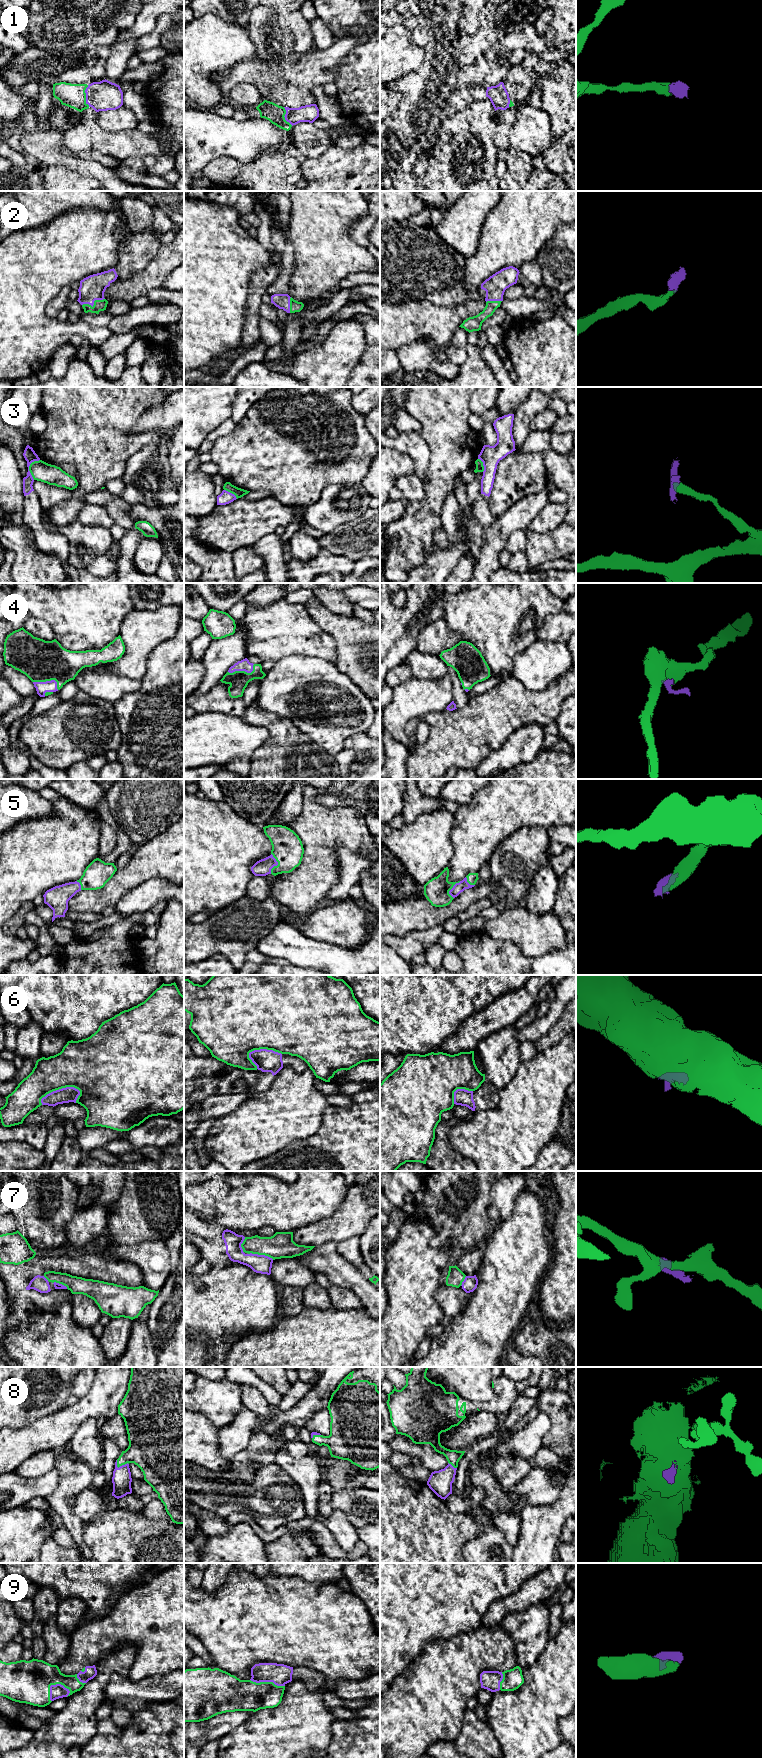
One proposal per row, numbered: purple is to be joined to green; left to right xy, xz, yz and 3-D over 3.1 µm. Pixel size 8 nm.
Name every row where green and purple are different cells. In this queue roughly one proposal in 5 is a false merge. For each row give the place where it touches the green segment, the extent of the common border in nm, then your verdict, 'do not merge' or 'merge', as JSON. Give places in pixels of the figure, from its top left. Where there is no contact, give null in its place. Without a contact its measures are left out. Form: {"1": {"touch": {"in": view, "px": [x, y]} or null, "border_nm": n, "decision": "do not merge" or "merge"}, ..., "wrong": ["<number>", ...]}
{"1": {"touch": {"in": "xy", "px": [85, 96]}, "border_nm": 180, "decision": "merge"}, "2": {"touch": {"in": "xy", "px": [94, 303]}, "border_nm": 190, "decision": "merge"}, "3": {"touch": {"in": "xy", "px": [29, 467]}, "border_nm": 180, "decision": "do not merge"}, "4": {"touch": {"in": "xy", "px": [48, 680]}, "border_nm": 220, "decision": "merge"}, "5": {"touch": {"in": "xz", "px": [278, 864]}, "border_nm": 170, "decision": "merge"}, "6": {"touch": {"in": "xy", "px": [59, 1088]}, "border_nm": 340, "decision": "do not merge"}, "7": {"touch": {"in": "xz", "px": [261, 1254]}, "border_nm": 220, "decision": "do not merge"}, "8": {"touch": {"in": "xy", "px": [120, 1465]}, "border_nm": 110, "decision": "merge"}, "9": {"touch": {"in": "xy", "px": [52, 1684]}, "border_nm": 190, "decision": "merge"}, "wrong": ["3", "6", "7"]}

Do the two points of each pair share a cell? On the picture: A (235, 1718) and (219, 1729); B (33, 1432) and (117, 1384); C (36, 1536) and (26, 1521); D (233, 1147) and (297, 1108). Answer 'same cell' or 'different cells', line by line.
A: same cell
B: same cell
C: same cell
D: same cell

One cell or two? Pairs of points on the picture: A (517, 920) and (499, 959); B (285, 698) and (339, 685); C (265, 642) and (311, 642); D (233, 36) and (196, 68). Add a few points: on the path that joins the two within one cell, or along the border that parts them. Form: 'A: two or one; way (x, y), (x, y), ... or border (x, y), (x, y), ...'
A: two; border (486, 932), (493, 938), (512, 941), (526, 955)
B: one; way (298, 694), (326, 694)
C: one; way (276, 642), (300, 642)
D: one; way (224, 45), (218, 46), (205, 59)

